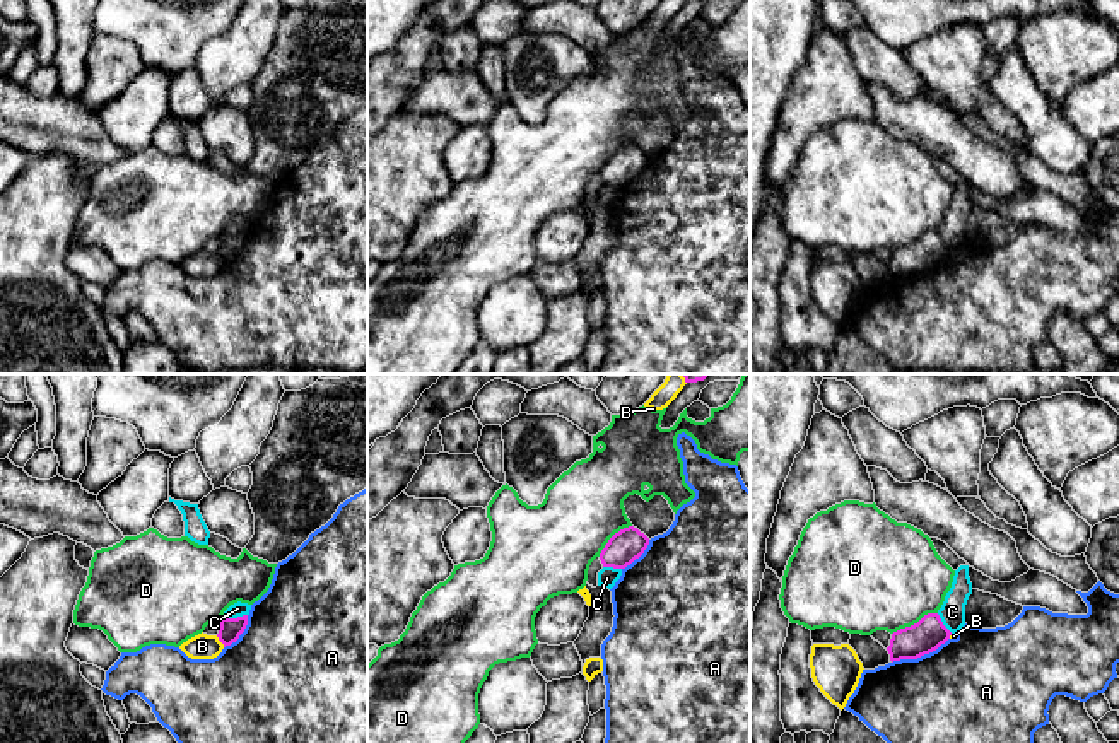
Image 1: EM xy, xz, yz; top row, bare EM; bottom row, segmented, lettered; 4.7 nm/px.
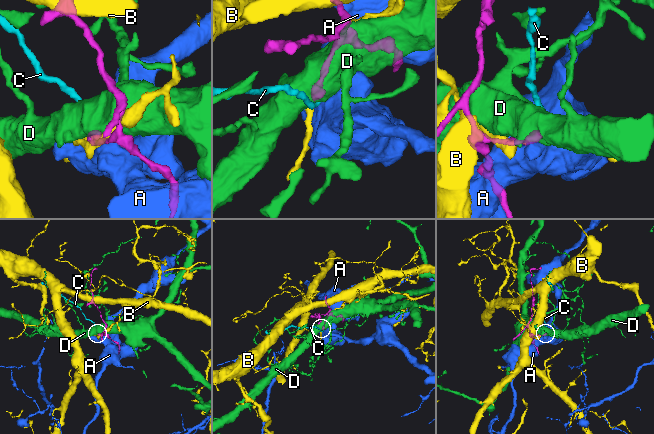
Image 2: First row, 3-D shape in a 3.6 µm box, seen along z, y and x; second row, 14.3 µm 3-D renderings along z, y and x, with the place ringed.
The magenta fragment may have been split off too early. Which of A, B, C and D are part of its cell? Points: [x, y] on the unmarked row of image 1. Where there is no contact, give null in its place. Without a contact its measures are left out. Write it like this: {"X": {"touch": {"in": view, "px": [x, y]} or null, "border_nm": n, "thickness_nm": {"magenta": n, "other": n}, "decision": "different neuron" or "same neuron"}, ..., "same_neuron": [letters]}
{"A": {"touch": {"in": "yz", "px": [919, 274]}, "border_nm": 300, "thickness_nm": {"magenta": 160, "other": 480}, "decision": "different neuron"}, "B": {"touch": {"in": "xy", "px": [219, 257]}, "border_nm": 70, "thickness_nm": {"magenta": 100, "other": 120}, "decision": "different neuron"}, "C": {"touch": {"in": "xy", "px": [233, 236]}, "border_nm": 130, "thickness_nm": {"magenta": 100, "other": 70}, "decision": "different neuron"}, "D": {"touch": {"in": "yz", "px": [914, 241]}, "border_nm": 240, "thickness_nm": {"magenta": 160, "other": 480}, "decision": "different neuron"}, "same_neuron": []}

